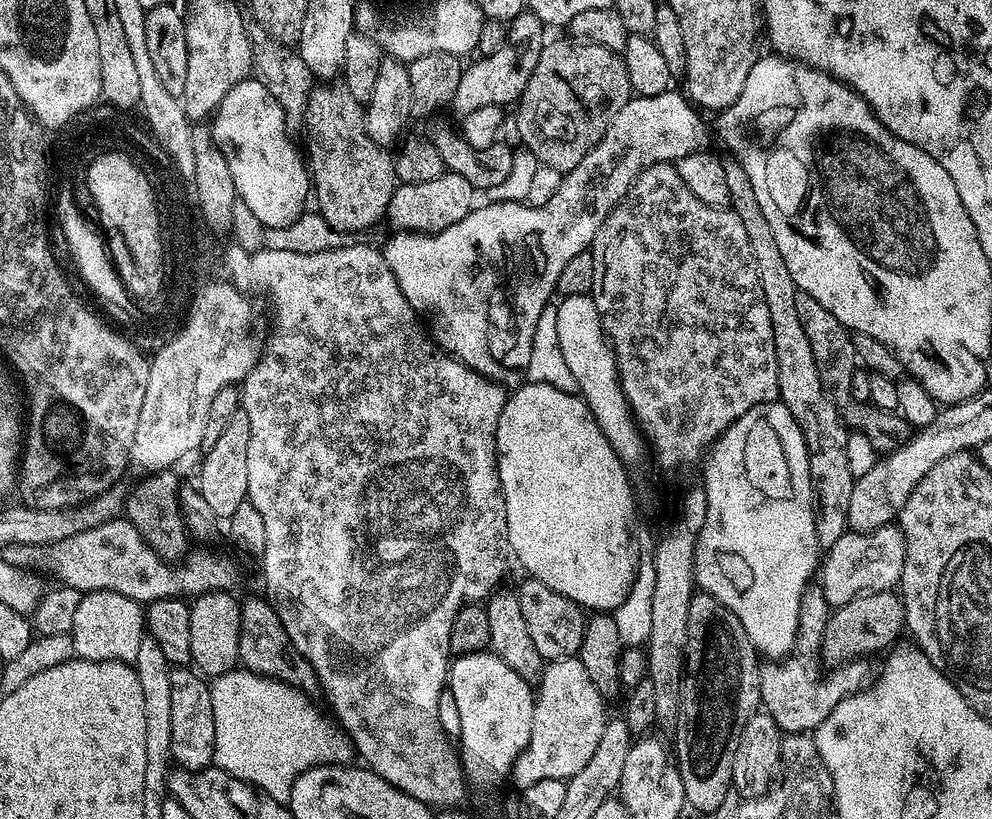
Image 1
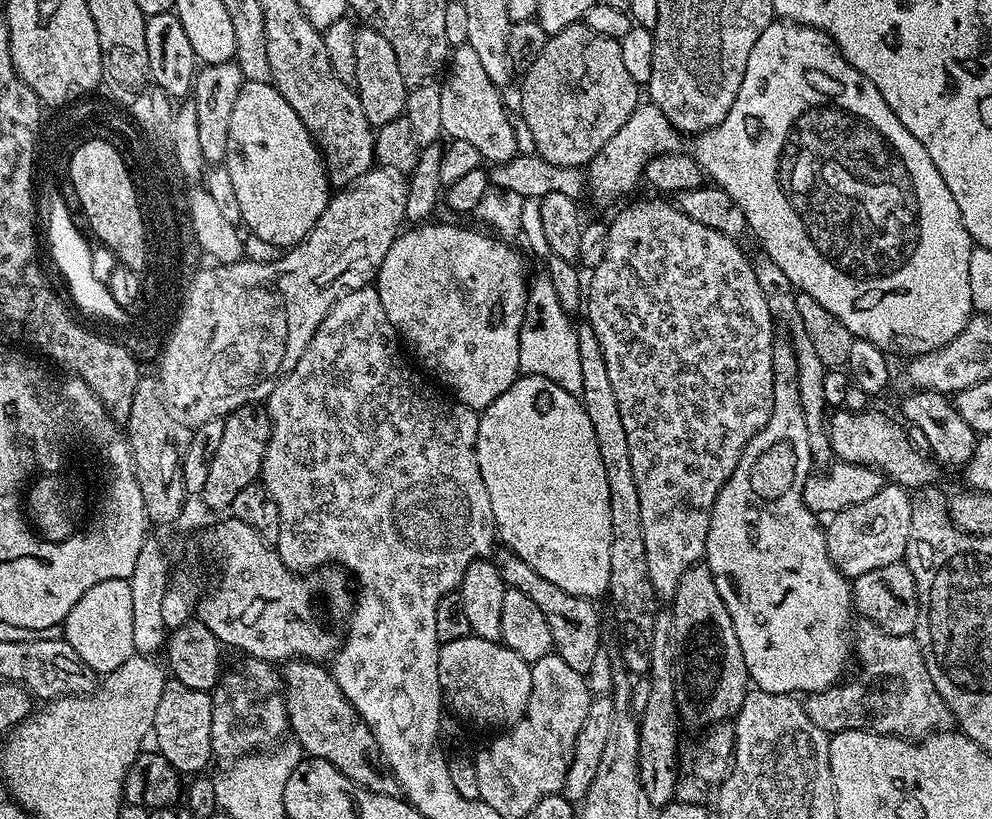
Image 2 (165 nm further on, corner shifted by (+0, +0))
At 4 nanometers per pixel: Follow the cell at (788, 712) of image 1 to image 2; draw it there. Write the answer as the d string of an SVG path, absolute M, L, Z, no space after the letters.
M861 619L854 628L854 660L855 663L856 660L860 663L860 677L857 680L849 679L824 692L813 692L803 701L806 714L810 714L814 726L829 734L862 730L879 736L899 736L901 740L913 742L925 740L937 730L948 730L953 727L952 711L946 706L942 694L938 694L934 678L930 678L930 670L926 670L926 658L922 654L922 646L918 646L915 635L899 636L883 632L874 622Z

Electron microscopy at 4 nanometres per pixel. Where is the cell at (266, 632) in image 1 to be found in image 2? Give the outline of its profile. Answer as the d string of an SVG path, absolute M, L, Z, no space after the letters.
M293 658L282 664L284 701L288 711L288 726L295 743L311 759L330 762L346 778L374 794L400 796L400 784L394 778L388 765L380 757L378 742L370 734L370 726L356 714L354 706L342 694L338 682L323 663L314 660Z

